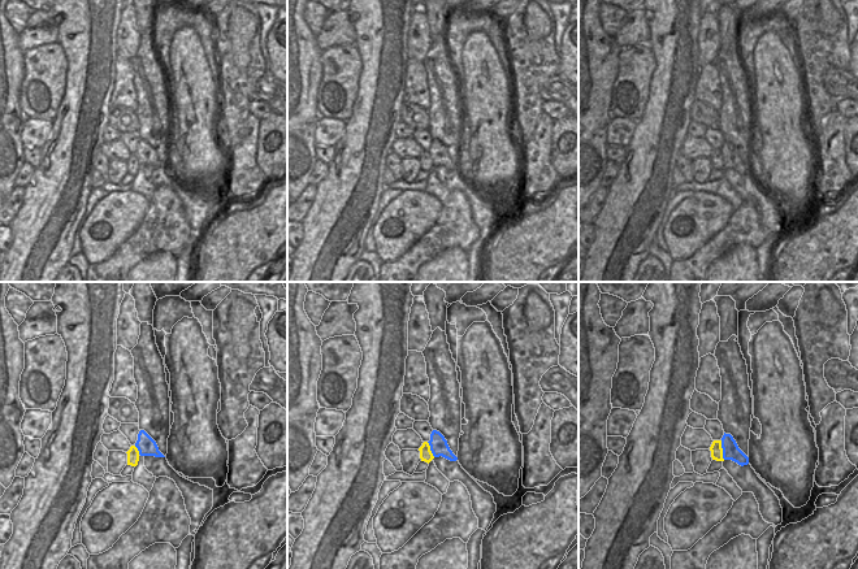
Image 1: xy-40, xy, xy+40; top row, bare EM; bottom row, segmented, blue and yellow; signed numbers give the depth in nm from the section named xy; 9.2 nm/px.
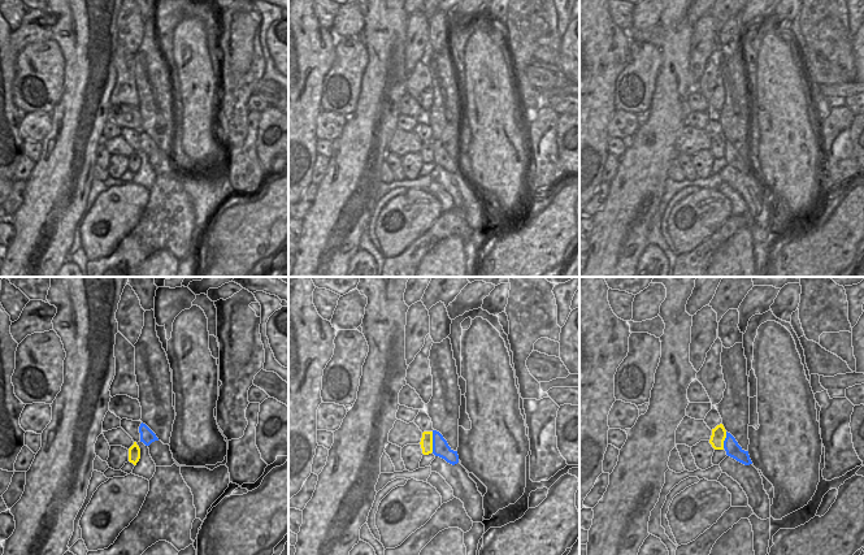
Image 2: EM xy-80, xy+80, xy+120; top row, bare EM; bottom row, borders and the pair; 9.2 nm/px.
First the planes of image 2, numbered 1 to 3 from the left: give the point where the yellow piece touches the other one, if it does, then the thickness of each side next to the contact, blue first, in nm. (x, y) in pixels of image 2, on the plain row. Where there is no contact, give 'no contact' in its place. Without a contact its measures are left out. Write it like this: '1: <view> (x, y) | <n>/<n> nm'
1: no contact
2: xy+80 (433, 151) | 150/120 nm
3: xy+120 (725, 148) | 140/140 nm

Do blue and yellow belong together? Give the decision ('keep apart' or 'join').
keep apart

